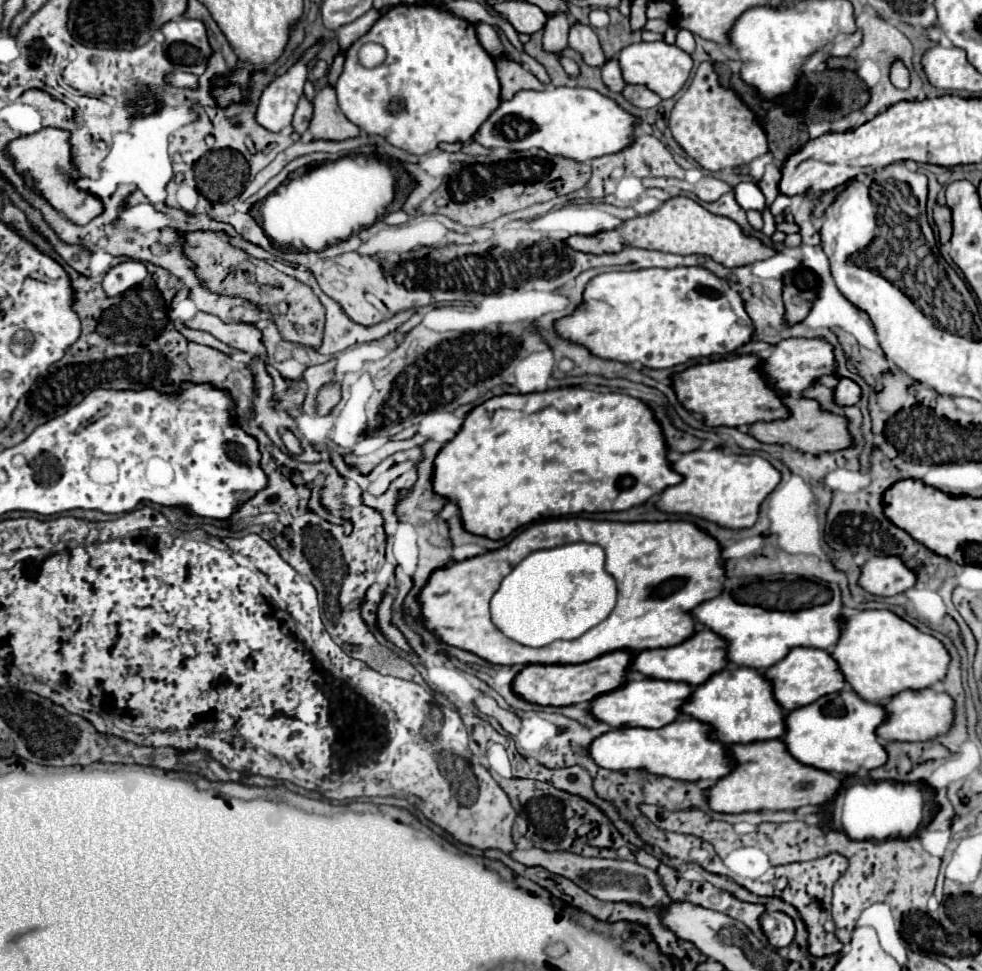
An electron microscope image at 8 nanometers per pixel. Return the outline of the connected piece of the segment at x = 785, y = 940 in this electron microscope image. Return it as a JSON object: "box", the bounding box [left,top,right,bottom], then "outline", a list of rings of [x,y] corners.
{"box":[767,912,795,948],"outline":[[[773,912],[773,914],[767,914],[769,918],[775,920],[775,926],[773,928],[767,928],[767,940],[773,948],[783,948],[783,946],[789,946],[795,938],[795,924],[793,920],[783,914],[783,912]]]}

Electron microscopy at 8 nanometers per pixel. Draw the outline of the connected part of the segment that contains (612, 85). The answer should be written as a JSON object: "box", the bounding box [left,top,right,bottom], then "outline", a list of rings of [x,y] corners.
{"box":[603,58,627,92],"outline":[[[611,58],[605,68],[603,68],[603,82],[607,84],[609,90],[613,92],[623,92],[623,88],[627,86],[625,80],[623,80],[623,74],[621,74],[621,68],[619,68],[619,60],[617,58]]]}

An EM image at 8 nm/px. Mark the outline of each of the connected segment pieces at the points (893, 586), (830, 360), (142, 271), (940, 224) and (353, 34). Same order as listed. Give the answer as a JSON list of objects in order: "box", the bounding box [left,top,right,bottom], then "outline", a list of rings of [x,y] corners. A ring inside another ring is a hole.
[{"box":[859,556,917,596],"outline":[[[877,556],[863,564],[859,584],[875,596],[895,596],[917,582],[917,572],[899,556]]]},{"box":[765,338,837,392],"outline":[[[789,338],[781,340],[773,348],[773,354],[765,360],[765,376],[769,376],[769,384],[777,386],[779,392],[803,392],[813,386],[823,376],[837,374],[837,360],[833,354],[833,346],[821,338]]]},{"box":[103,260,147,296],"outline":[[[125,260],[113,266],[103,278],[103,290],[107,296],[117,296],[131,286],[143,282],[147,276],[147,268],[139,260]]]},{"box":[933,206,951,244],"outline":[[[935,206],[933,210],[933,220],[939,230],[939,242],[945,244],[951,238],[951,212],[947,206]]]},{"box":[337,8,381,50],"outline":[[[371,8],[369,12],[365,12],[365,14],[363,14],[361,18],[357,18],[355,22],[341,26],[341,28],[337,30],[337,40],[339,40],[341,50],[347,50],[357,38],[361,38],[361,36],[375,24],[375,20],[377,20],[379,16],[381,16],[381,10]]]}]

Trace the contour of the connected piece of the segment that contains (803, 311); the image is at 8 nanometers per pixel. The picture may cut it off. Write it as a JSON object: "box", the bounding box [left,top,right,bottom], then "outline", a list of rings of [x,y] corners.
{"box":[783,268,817,324],"outline":[[[797,268],[789,278],[783,278],[783,290],[783,302],[787,312],[785,320],[789,320],[789,324],[797,324],[809,314],[809,308],[817,300],[817,274],[809,268]]]}

